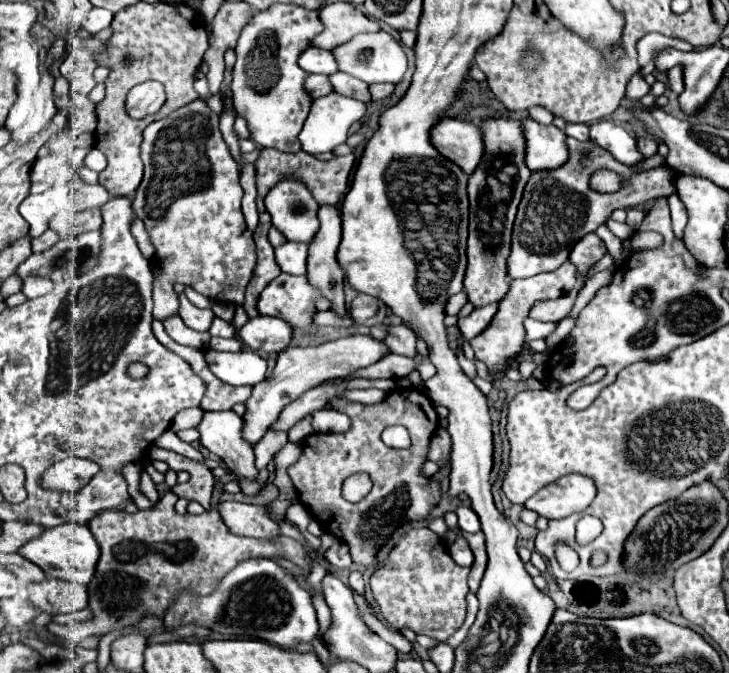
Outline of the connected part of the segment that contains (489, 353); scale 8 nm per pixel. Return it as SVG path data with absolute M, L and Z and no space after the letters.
M570 262L562 264L558 270L554 272L546 272L546 274L536 274L534 278L526 278L526 280L512 280L510 282L510 290L508 294L504 296L504 300L500 302L500 308L498 308L498 314L494 316L492 324L488 326L486 332L482 332L480 336L476 336L474 340L470 340L474 352L476 352L476 358L482 360L486 366L488 366L488 372L492 376L492 382L498 382L504 378L504 370L506 368L506 360L516 356L522 348L522 342L526 338L526 332L524 332L524 318L528 316L528 310L532 308L534 302L538 300L552 300L552 298L560 298L564 294L568 294L576 284L576 278L574 278L574 266Z

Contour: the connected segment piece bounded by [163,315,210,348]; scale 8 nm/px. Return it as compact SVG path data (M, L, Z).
M175 315L163 320L163 325L180 344L188 344L188 346L196 346L196 348L208 348L208 342L210 342L210 334L208 332L196 332L196 330L190 330L182 320L180 316Z

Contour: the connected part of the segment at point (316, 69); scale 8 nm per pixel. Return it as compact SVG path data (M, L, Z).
M308 48L300 56L300 68L304 68L310 74L332 74L332 72L338 72L336 58L332 56L332 52L322 50L322 48Z

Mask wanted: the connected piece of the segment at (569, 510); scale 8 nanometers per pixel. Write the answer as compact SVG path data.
M568 474L536 492L524 506L548 520L560 520L570 514L584 512L594 498L596 484L592 478Z

